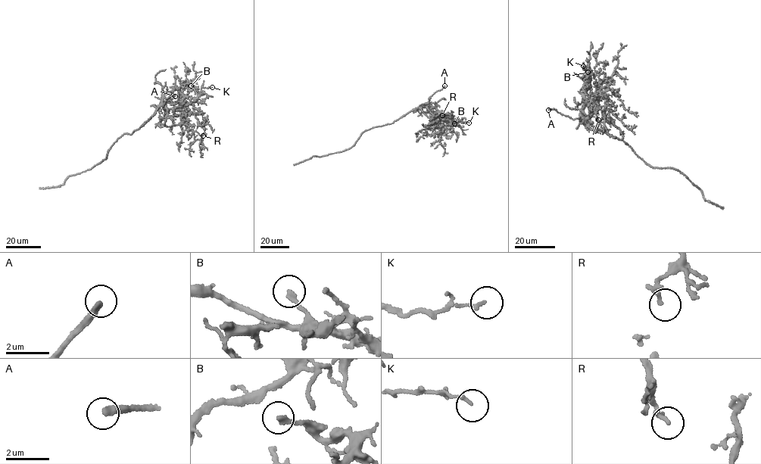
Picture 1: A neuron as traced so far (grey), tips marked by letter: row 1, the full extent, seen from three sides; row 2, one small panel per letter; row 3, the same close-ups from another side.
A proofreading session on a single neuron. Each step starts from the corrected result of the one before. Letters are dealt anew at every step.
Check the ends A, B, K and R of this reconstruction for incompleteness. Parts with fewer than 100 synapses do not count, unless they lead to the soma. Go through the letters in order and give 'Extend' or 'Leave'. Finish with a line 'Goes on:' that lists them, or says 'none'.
A: Extend
B: Leave
K: Leave
R: Leave
Goes on: A

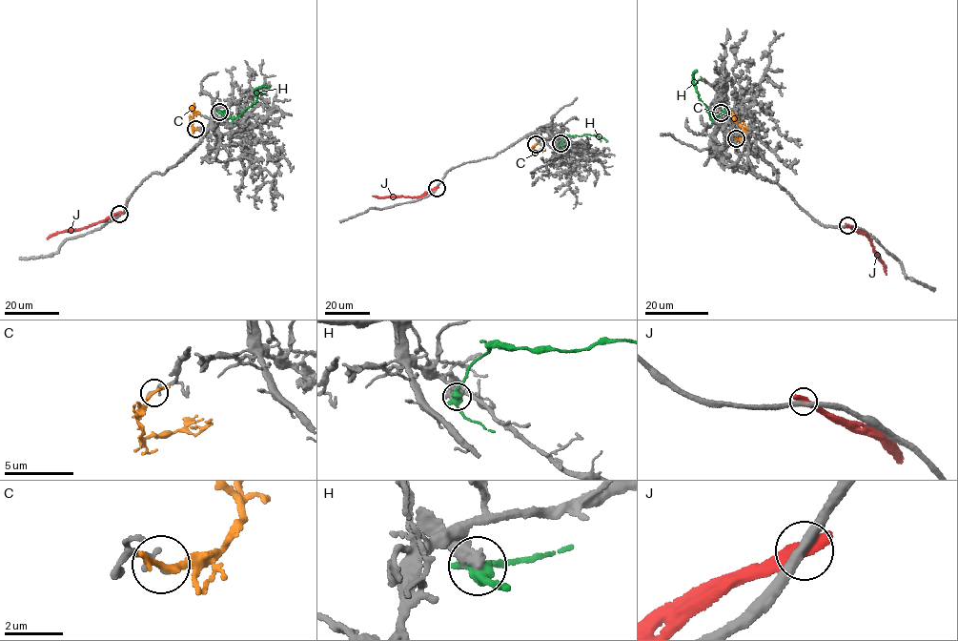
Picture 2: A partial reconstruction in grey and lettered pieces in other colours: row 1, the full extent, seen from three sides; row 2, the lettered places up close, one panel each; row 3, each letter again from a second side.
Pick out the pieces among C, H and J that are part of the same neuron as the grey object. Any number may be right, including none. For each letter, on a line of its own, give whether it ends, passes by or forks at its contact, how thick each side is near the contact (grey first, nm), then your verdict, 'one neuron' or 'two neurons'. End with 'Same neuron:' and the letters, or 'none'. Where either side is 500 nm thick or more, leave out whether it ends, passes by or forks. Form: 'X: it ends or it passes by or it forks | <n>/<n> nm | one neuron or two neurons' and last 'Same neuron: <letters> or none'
C: it ends | 260/280 nm | one neuron
H: it passes by | 480/420 nm | two neurons
J: 360/650 nm | two neurons
Same neuron: C

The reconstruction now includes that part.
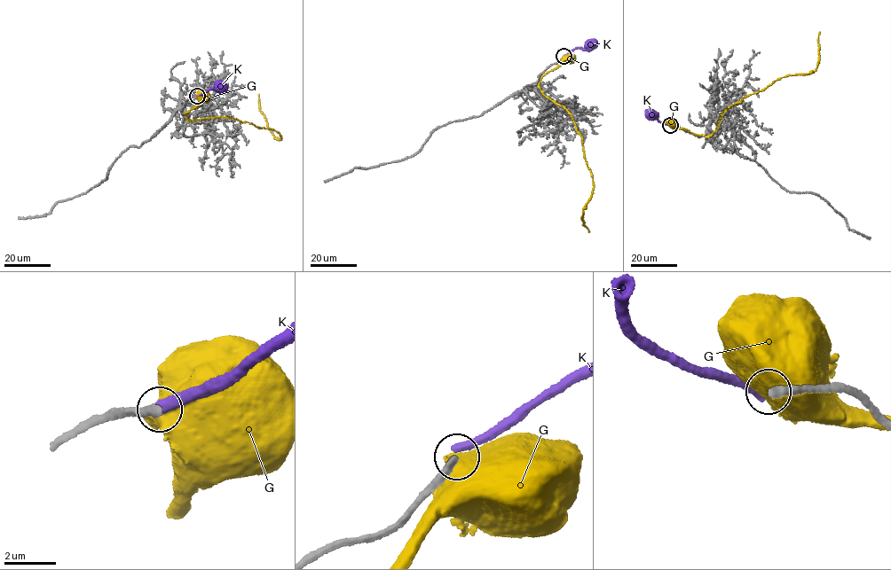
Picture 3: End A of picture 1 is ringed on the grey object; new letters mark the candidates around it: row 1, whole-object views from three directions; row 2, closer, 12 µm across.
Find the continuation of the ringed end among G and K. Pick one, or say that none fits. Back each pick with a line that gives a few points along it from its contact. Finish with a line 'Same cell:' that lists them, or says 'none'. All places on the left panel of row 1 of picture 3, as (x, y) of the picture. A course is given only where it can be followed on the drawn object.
Same cell: none

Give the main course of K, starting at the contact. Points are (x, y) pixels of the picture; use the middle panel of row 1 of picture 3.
K: (564, 56), (575, 49), (591, 44)

